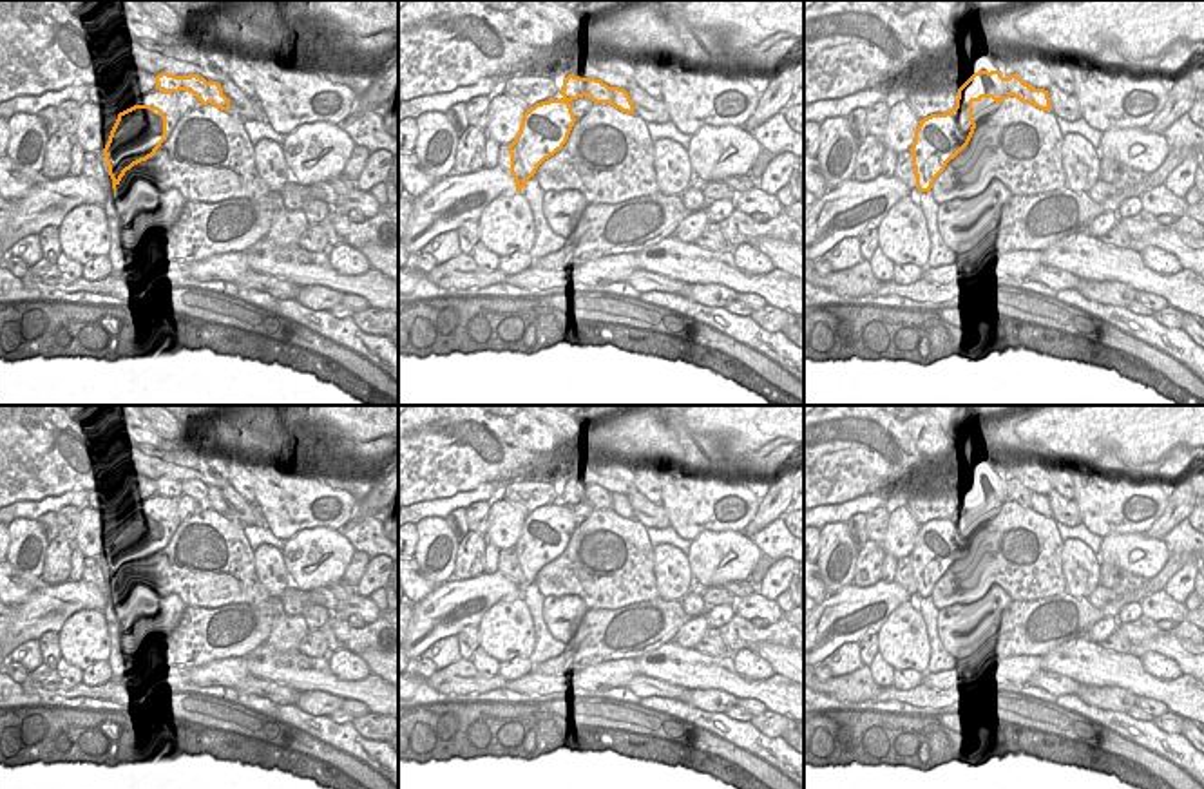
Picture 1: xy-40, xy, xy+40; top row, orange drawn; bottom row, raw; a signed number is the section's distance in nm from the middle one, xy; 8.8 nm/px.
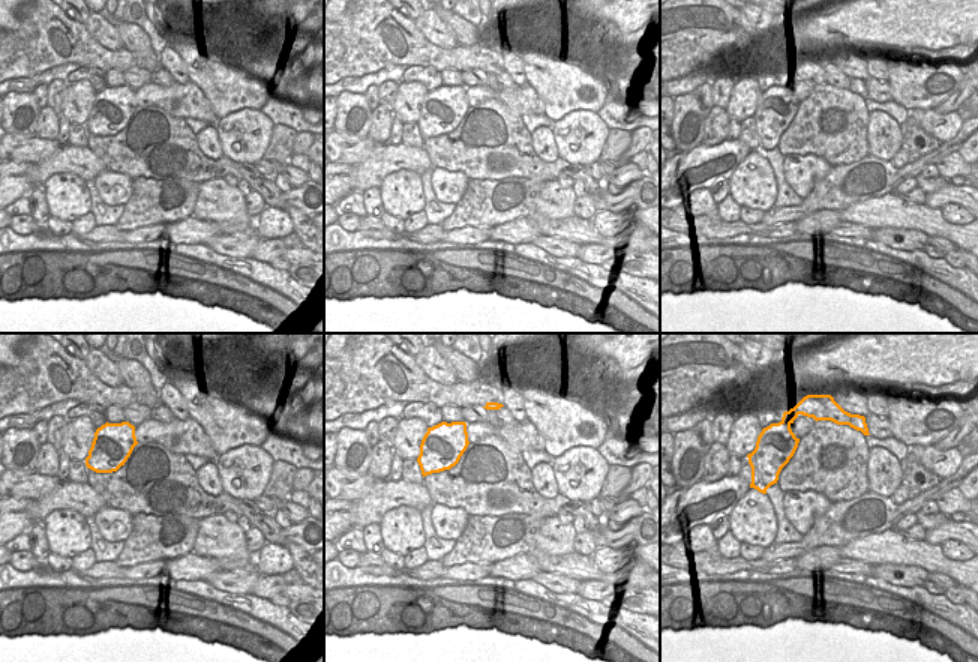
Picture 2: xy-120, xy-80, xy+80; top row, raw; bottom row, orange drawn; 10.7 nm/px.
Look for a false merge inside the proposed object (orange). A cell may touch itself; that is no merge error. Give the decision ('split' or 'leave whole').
split

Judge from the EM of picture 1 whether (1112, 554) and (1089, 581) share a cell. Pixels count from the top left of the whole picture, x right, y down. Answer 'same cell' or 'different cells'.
different cells

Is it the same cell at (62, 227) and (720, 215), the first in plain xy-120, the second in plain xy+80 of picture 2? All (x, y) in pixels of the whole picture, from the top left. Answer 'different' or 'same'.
same

